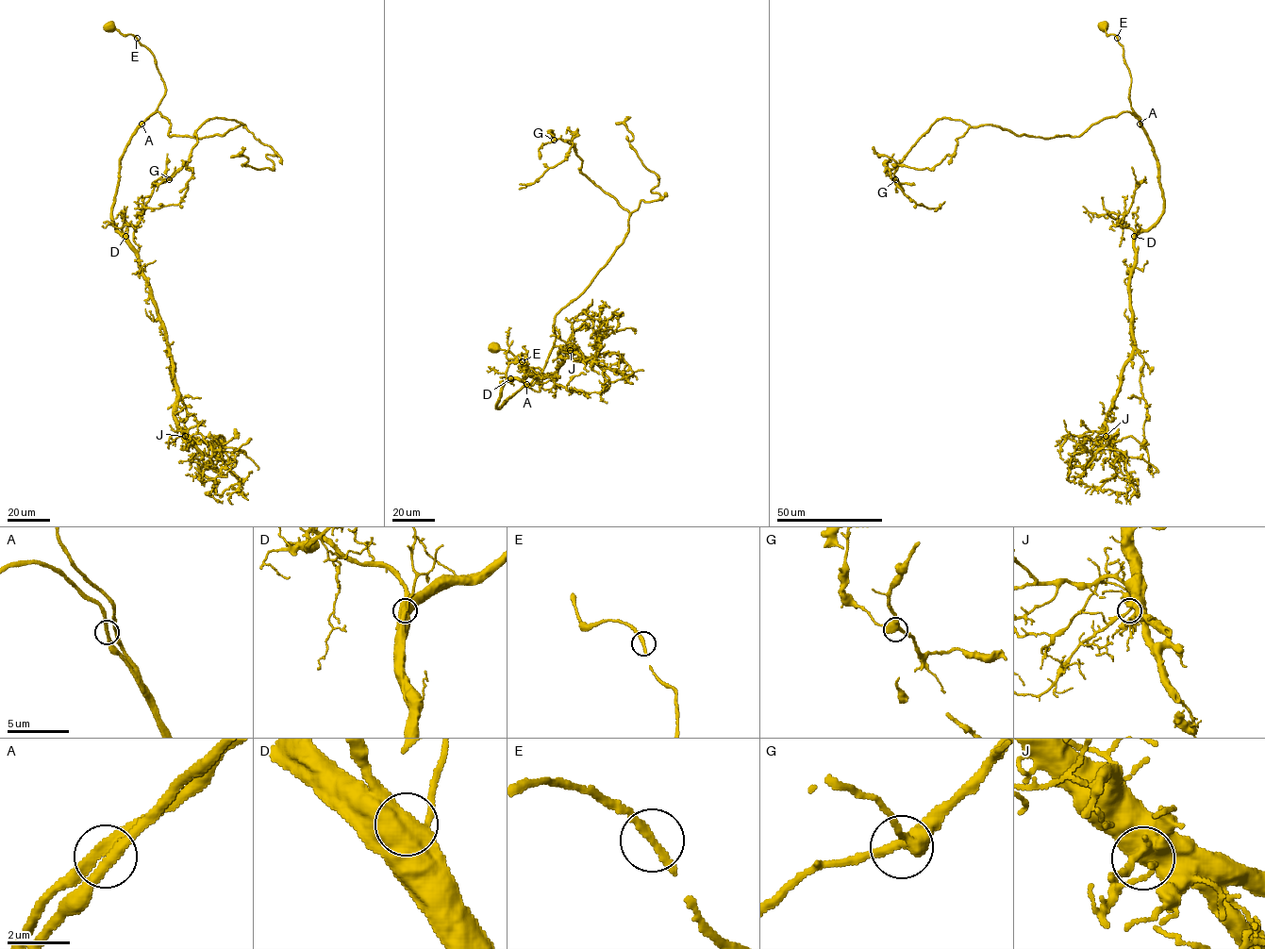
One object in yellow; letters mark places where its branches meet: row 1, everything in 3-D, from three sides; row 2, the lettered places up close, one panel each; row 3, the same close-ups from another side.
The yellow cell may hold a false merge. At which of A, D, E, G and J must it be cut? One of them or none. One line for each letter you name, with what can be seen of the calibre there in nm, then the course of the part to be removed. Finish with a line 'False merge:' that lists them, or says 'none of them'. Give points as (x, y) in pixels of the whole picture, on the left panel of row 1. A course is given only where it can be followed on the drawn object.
False merge: none of them

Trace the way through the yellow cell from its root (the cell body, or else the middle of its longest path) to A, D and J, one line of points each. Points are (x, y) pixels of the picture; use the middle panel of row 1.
A: (494, 347), (509, 352), (526, 366), (539, 368), (546, 375), (551, 374), (542, 375), (532, 385), (526, 384)
D: (494, 347), (551, 374), (524, 385), (498, 408), (501, 388), (509, 378)
J: (494, 347), (551, 374), (498, 408), (508, 379), (552, 378), (562, 362), (559, 353), (570, 350)

